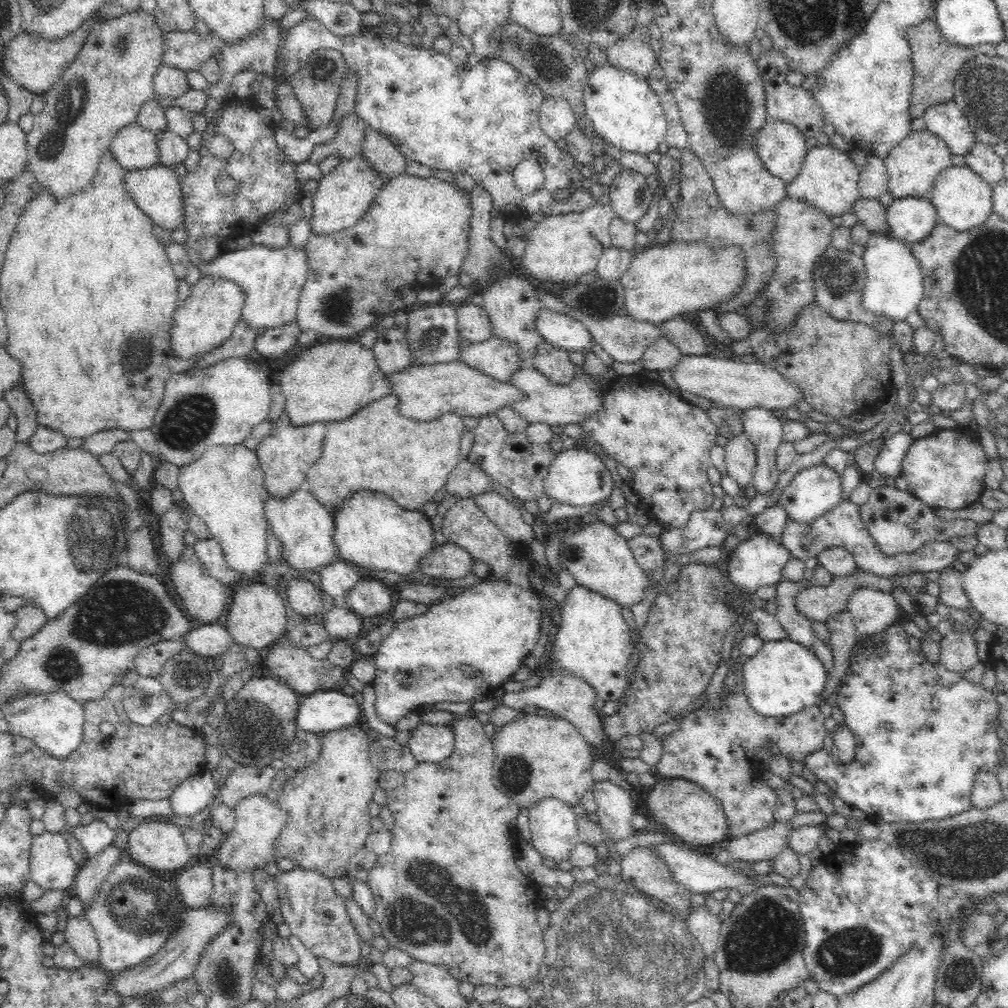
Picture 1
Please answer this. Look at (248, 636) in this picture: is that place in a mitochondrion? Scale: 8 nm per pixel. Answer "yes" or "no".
no

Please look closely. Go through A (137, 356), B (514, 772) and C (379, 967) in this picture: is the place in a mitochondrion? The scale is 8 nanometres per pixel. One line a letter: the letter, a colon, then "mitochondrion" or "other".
A: mitochondrion
B: mitochondrion
C: other

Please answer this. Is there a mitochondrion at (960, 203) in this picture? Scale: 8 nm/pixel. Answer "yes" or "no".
no

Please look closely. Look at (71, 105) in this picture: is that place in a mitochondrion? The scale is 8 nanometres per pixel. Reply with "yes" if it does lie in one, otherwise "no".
yes

